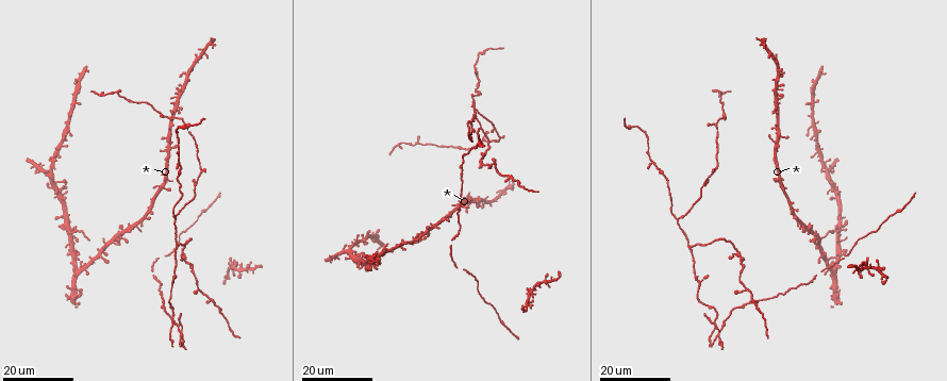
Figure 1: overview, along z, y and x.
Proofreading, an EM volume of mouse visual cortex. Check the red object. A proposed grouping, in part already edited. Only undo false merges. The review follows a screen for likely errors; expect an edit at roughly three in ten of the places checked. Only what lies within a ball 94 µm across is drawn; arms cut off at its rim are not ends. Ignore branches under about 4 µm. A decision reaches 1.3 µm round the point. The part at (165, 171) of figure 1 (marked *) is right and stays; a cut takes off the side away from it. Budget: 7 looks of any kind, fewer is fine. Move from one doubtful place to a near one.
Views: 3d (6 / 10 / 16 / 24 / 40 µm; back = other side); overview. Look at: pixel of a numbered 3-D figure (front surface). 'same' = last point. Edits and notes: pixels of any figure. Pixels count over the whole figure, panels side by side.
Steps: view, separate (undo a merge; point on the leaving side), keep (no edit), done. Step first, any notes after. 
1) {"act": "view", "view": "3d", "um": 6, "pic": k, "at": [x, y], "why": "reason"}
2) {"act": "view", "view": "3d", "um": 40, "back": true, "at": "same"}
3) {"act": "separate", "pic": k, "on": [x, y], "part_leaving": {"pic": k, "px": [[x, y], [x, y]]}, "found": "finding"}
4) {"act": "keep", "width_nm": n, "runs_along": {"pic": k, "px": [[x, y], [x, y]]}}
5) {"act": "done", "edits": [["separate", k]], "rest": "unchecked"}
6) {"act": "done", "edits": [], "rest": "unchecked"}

{"act": "view", "view": "3d", "um": 24, "pic": 1, "at": [814, 237], "why": "side arm on a straight run"}

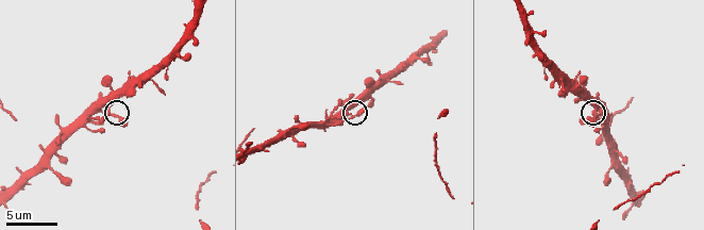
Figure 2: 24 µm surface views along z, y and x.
{"act": "view", "view": "3d", "um": 10, "pic": 2, "at": [600, 114]}

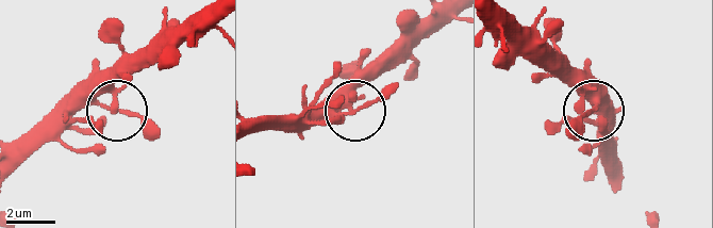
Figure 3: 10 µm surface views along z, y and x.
{"act": "keep", "width_nm": 200, "found": "continuous, no second neuron"}

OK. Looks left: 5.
{"act": "view", "view": "3d", "um": 16, "pic": 1, "at": [469, 272], "why": "thick turns thin"}

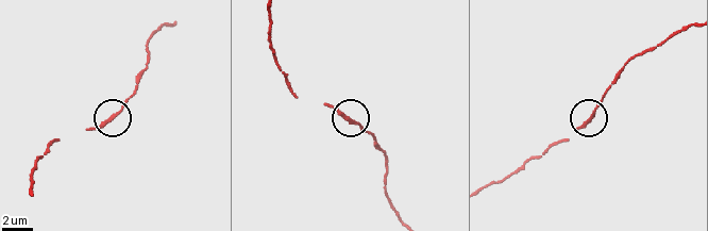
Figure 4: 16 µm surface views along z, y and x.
{"act": "view", "view": "3d", "um": 6, "pic": 4, "at": [357, 123]}

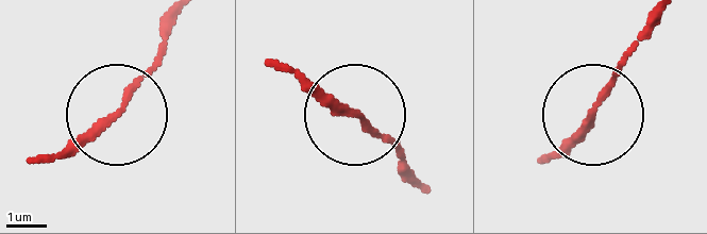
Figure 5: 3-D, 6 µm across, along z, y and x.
{"act": "keep", "found": "one neuron here"}

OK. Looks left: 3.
{"act": "view", "view": "3d", "um": 24, "pic": 1, "at": [182, 331], "why": "three arms meet"}

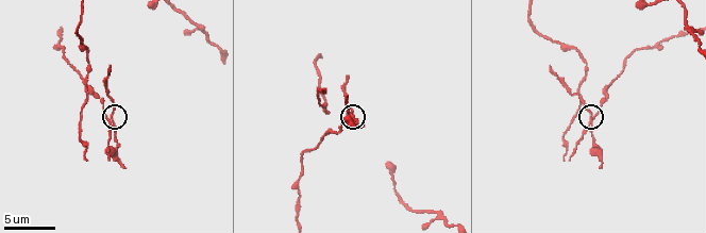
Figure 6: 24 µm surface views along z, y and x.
{"act": "view", "view": "3d", "um": 6, "pic": 6, "at": [112, 117]}

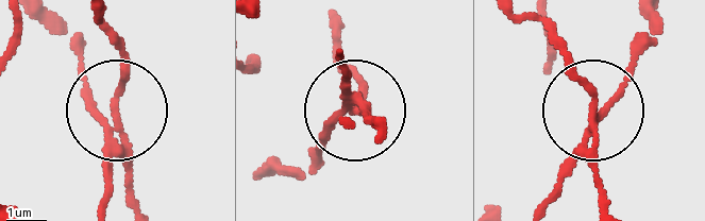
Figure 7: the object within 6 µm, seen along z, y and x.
{"act": "separate", "pic": 7, "on": [127, 201], "arms": 3, "part_leaving": {"pic": 7, "px": [[119, 143], [119, 46], [99, 12]]}, "found": "a second neuron is stuck on"}

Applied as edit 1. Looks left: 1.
{"act": "done", "edits": [["separate", 7]], "rest": "unchecked"}

